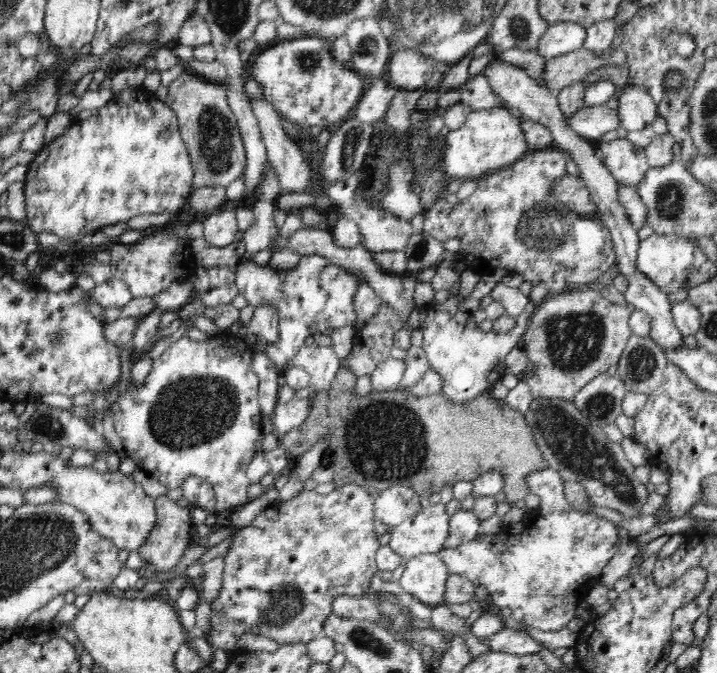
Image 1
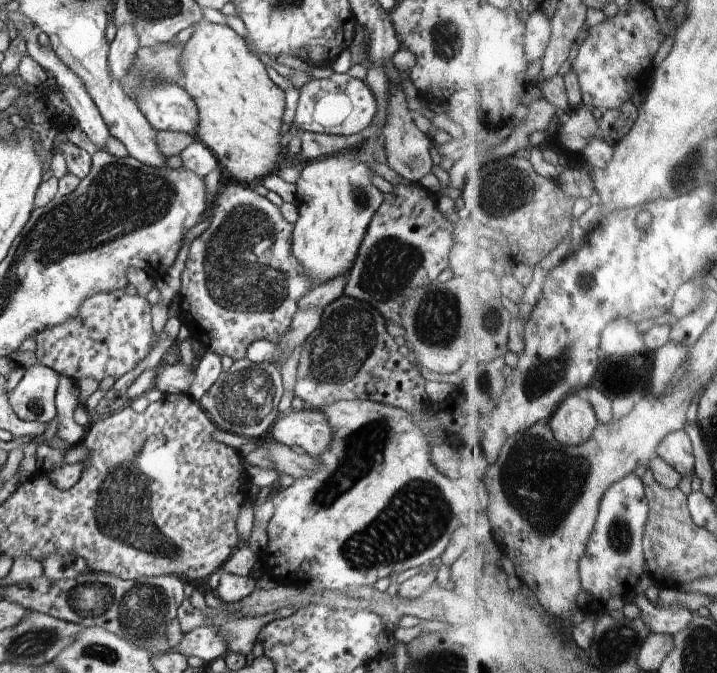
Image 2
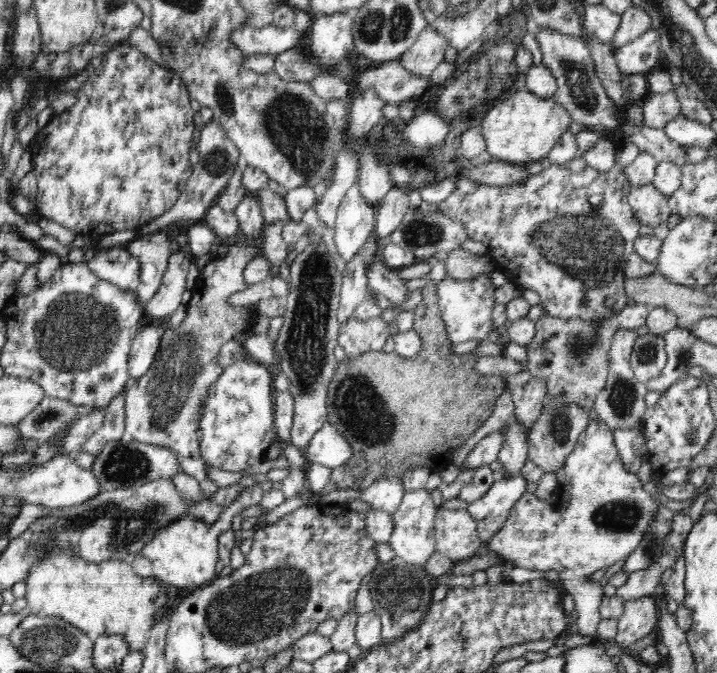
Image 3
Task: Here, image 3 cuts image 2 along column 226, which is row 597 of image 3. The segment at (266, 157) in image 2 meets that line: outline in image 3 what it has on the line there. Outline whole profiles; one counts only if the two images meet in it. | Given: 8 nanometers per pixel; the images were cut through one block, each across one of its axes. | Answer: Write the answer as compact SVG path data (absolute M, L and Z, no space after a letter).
M71 548L60 550L60 552L50 552L46 558L34 561L36 566L30 568L30 574L25 581L27 587L27 611L48 616L60 616L72 626L85 632L93 641L100 634L121 634L129 650L142 651L148 632L154 626L156 618L168 610L172 609L175 601L170 598L170 594L164 590L164 585L160 584L154 576L138 576L131 564L117 558L102 560L102 562L86 562L82 560Z

